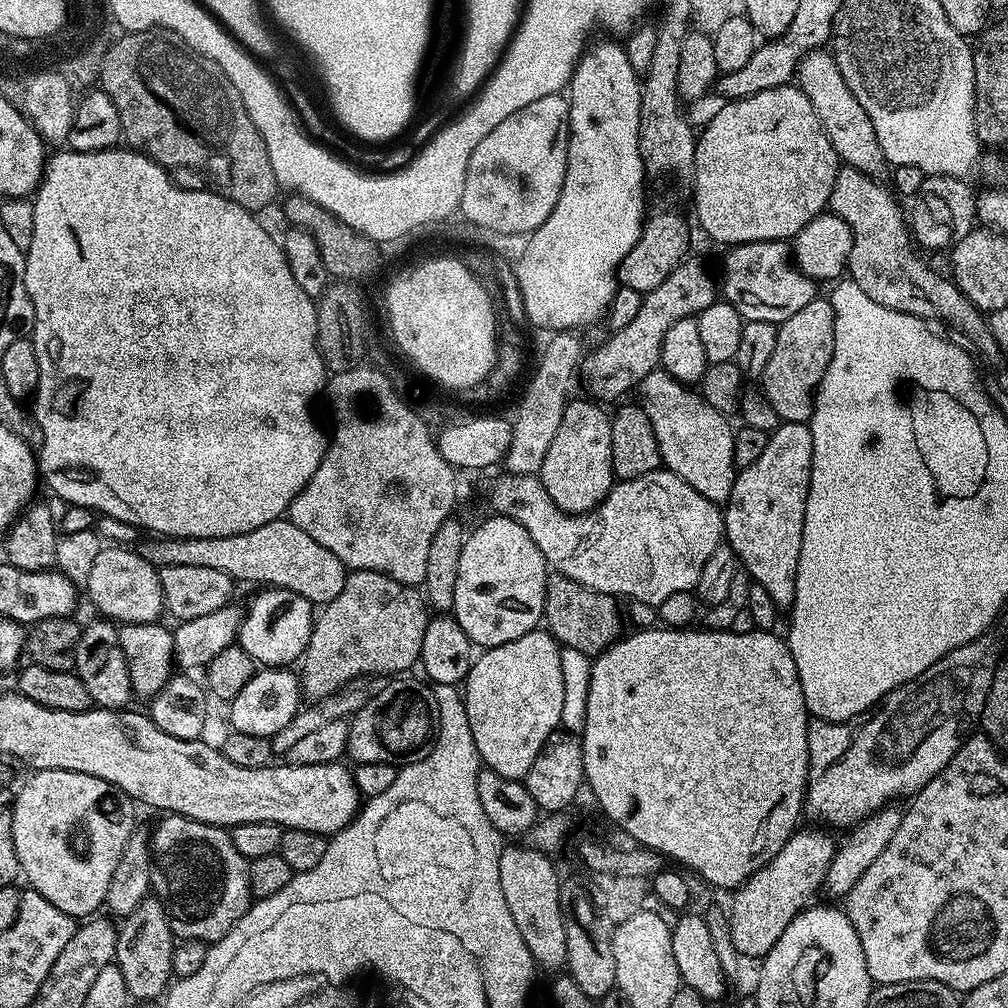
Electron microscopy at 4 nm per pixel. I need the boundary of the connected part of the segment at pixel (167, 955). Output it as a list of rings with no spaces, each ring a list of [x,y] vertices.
[[[146,898],[119,925],[118,931],[114,962],[122,970],[122,976],[126,978],[129,997],[133,1001],[156,999],[159,1001],[173,979],[172,963],[178,945],[178,938],[172,932],[164,903],[155,898]]]

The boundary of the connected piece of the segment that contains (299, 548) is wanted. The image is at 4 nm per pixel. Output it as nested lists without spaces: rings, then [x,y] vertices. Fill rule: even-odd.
[[[287,518],[266,522],[266,526],[258,526],[258,530],[246,534],[222,538],[148,538],[138,551],[157,570],[166,566],[207,566],[209,570],[222,570],[236,582],[245,580],[248,584],[260,584],[256,586],[285,588],[302,594],[314,606],[338,598],[349,574],[349,569],[326,546],[314,542],[306,530],[298,530]]]

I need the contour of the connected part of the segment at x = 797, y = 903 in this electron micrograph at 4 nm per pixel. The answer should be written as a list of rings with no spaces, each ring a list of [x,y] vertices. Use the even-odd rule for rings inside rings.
[[[812,831],[816,832],[793,832],[773,860],[766,862],[766,866],[759,868],[745,884],[735,889],[733,896],[736,897],[730,903],[732,938],[733,946],[743,955],[767,956],[796,913],[809,907],[811,900],[808,899],[816,891],[821,891],[838,844],[827,836],[827,831]]]

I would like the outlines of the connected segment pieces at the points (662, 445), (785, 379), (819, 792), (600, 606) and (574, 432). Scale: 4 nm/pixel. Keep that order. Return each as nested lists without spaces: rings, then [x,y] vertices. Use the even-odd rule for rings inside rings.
[[[652,372],[638,386],[638,403],[646,410],[650,426],[654,426],[654,438],[658,438],[658,450],[663,467],[678,474],[682,482],[694,486],[717,506],[723,505],[732,493],[738,471],[734,462],[734,438],[736,437],[729,417],[714,410],[700,395],[687,384],[672,379],[667,372]]]
[[[817,298],[807,306],[802,306],[798,314],[786,318],[786,322],[778,327],[778,342],[774,346],[770,363],[762,377],[762,387],[766,398],[770,398],[770,406],[780,415],[785,424],[808,424],[812,419],[812,402],[816,398],[816,388],[826,374],[826,366],[830,366],[830,358],[834,354],[834,310],[831,299]]]
[[[985,634],[950,650],[943,660],[934,662],[934,666],[918,674],[918,678],[887,692],[879,704],[865,715],[837,724],[829,720],[809,719],[808,787],[804,790],[802,812],[816,823],[813,825],[851,829],[853,824],[859,824],[879,808],[896,802],[899,796],[908,798],[919,792],[926,782],[934,779],[948,765],[966,739],[968,723],[979,721],[994,681],[998,656],[996,644],[990,637]]]
[[[552,574],[546,582],[542,620],[557,644],[565,648],[582,650],[582,654],[595,658],[604,649],[621,639],[620,608],[616,604],[619,603],[615,596],[608,596],[604,592],[593,592],[592,589],[570,578]]]
[[[569,399],[558,432],[550,443],[538,473],[546,494],[550,494],[550,498],[563,512],[569,512],[572,516],[591,512],[598,507],[608,497],[614,483],[610,442],[612,422],[609,413],[604,413],[599,403],[583,399]]]

